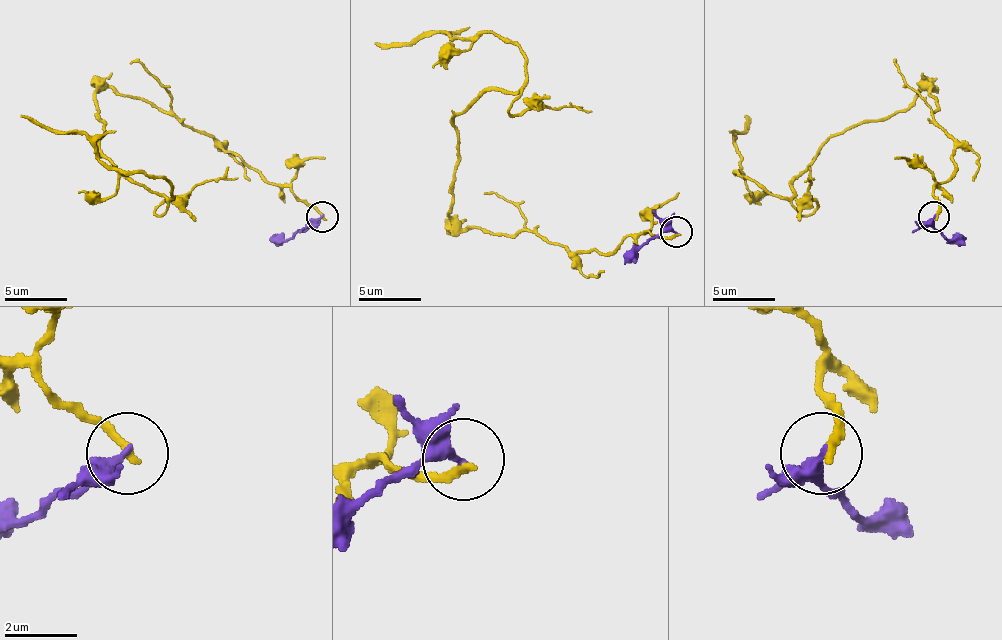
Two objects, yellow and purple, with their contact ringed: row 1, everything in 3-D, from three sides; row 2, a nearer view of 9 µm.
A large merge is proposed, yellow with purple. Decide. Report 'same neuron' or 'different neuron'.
different neuron

